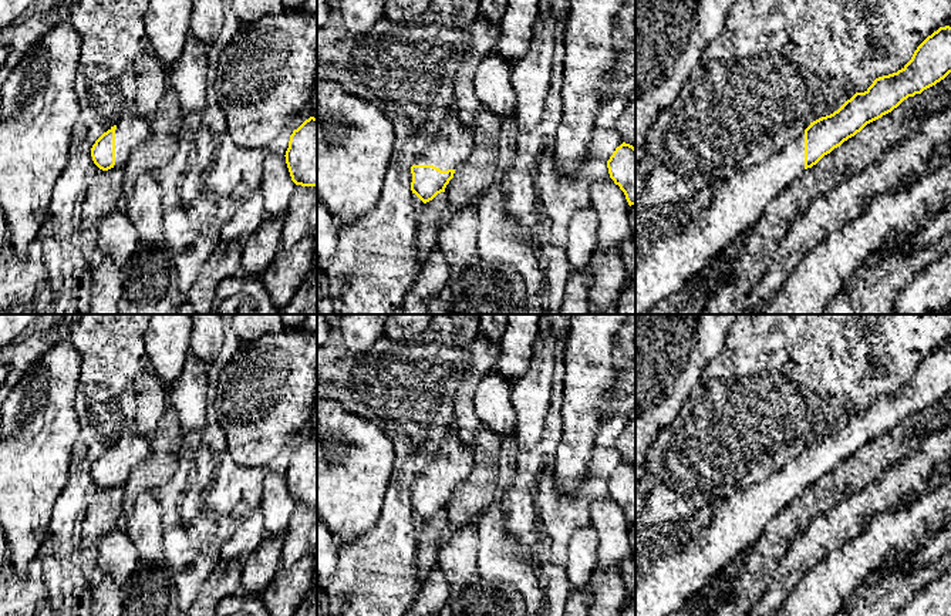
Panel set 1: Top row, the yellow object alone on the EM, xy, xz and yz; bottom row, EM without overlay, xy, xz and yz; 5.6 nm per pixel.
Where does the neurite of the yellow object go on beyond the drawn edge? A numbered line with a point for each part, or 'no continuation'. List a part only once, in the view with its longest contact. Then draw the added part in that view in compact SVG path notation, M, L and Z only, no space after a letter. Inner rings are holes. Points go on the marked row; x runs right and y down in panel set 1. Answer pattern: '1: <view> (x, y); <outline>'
1: xy (132, 130); M135 108L127 111L117 122L115 129L115 165L124 168L129 155L151 135L151 124Z

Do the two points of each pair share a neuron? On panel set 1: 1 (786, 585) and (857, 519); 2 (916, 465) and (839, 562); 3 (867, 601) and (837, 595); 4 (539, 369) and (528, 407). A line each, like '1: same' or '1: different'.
1: same
2: different
3: different
4: same

